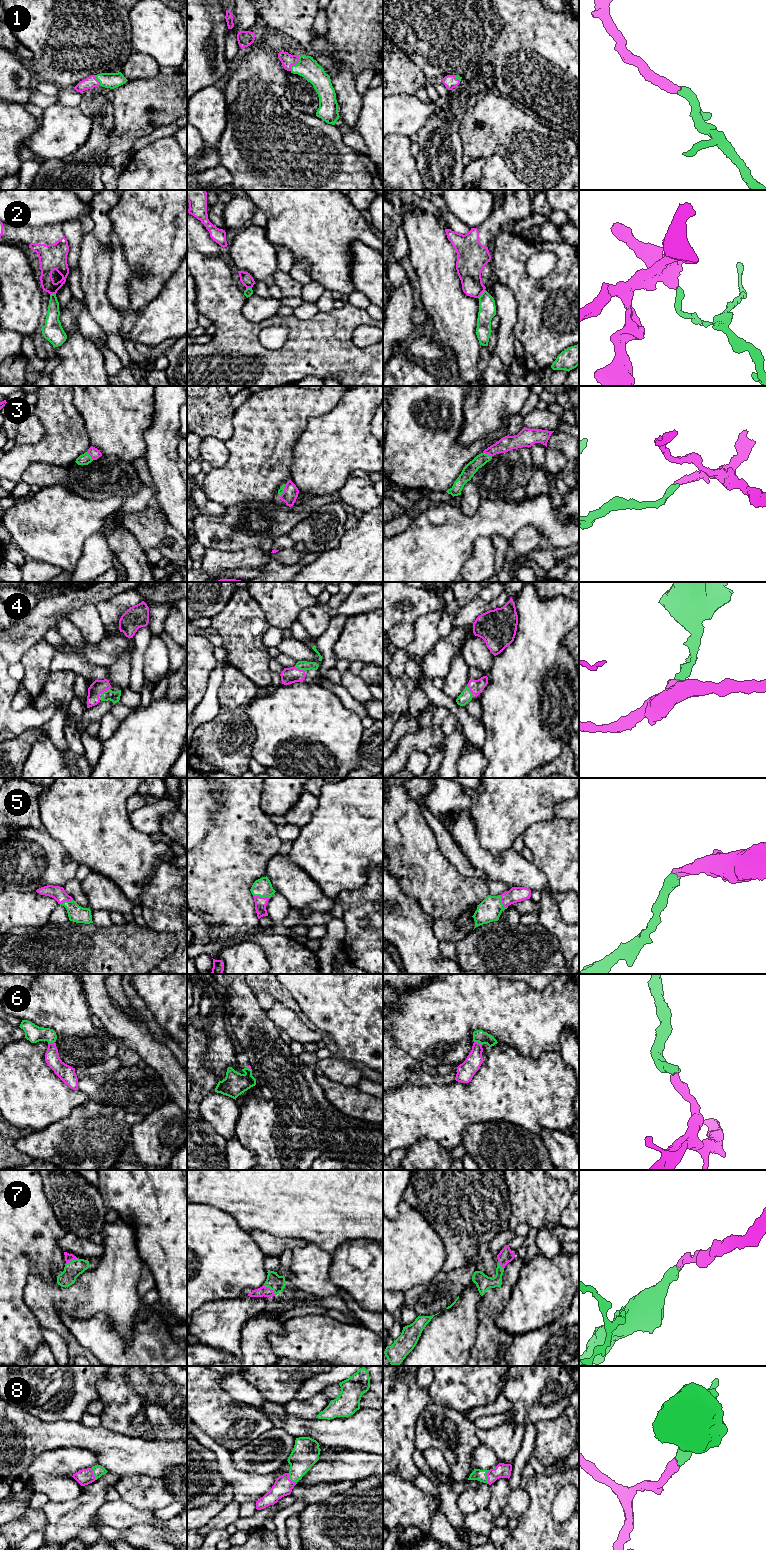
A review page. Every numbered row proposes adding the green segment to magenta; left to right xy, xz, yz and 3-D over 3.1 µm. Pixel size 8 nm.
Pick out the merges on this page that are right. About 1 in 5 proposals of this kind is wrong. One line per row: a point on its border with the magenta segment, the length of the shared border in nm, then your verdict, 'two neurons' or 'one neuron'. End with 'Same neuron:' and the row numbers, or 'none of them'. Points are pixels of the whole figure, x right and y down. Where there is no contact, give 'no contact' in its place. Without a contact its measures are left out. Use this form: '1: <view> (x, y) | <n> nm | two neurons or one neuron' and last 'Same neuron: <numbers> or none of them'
1: xz (295, 64) | 140 nm | one neuron
2: yz (481, 293) | 90 nm | two neurons
3: yz (487, 453) | 80 nm | one neuron
4: xz (299, 669) | 100 nm | one neuron
5: xz (261, 897) | 140 nm | one neuron
6: yz (477, 1042) | 80 nm | one neuron
7: xz (269, 1288) | 130 nm | one neuron
8: yz (487, 1477) | 110 nm | one neuron
Same neuron: 1, 3, 4, 5, 6, 7, 8

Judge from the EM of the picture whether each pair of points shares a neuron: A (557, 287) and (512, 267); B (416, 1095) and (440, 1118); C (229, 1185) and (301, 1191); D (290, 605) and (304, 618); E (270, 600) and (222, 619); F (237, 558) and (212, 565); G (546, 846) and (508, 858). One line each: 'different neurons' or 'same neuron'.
A: same neuron
B: same neuron
C: same neuron
D: different neurons
E: different neurons
F: same neuron
G: different neurons

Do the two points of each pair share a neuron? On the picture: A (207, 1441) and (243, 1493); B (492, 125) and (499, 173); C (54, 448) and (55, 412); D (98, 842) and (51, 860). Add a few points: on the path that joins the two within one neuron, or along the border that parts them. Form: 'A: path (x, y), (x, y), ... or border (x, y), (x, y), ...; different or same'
A: path (220, 1453), (223, 1456), (226, 1468), (238, 1480); same
B: border (485, 158), (498, 154), (512, 171); different
C: path (55, 439), (55, 421); same
D: border (51, 837), (61, 844), (68, 857), (78, 865); different

